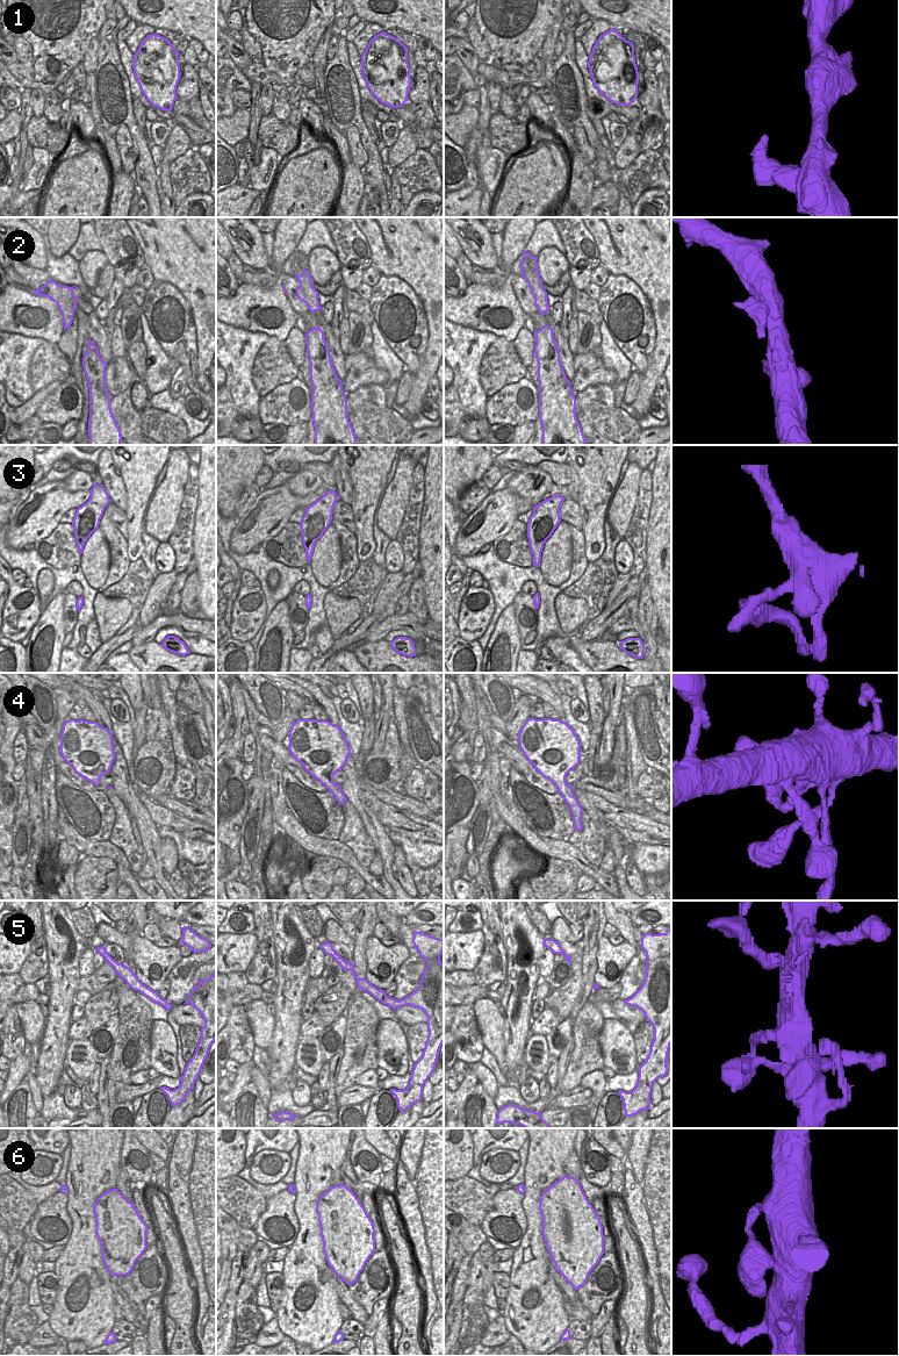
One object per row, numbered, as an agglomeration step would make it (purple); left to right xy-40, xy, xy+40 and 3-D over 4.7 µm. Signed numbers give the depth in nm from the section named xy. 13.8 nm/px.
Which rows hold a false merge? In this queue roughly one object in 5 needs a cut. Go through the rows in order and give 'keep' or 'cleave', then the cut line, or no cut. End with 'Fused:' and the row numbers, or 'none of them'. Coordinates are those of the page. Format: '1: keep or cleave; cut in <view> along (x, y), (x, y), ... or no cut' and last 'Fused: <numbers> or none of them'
1: keep; no cut
2: keep; no cut
3: keep; no cut
4: keep; no cut
5: keep; no cut
6: keep; no cut
Fused: none of them

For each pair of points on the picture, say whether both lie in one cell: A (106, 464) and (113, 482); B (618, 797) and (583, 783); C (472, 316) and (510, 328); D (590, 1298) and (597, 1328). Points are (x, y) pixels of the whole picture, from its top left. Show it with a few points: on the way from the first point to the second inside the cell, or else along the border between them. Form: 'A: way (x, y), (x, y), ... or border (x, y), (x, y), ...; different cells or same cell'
A: way (107, 468), (112, 478); same cell
B: way (610, 795), (591, 784); same cell
C: way (481, 320), (494, 329), (501, 329); same cell
D: border (616, 1303), (606, 1300), (601, 1311), (592, 1317); different cells

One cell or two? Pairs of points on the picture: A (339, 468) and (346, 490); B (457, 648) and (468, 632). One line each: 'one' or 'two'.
A: one
B: two

